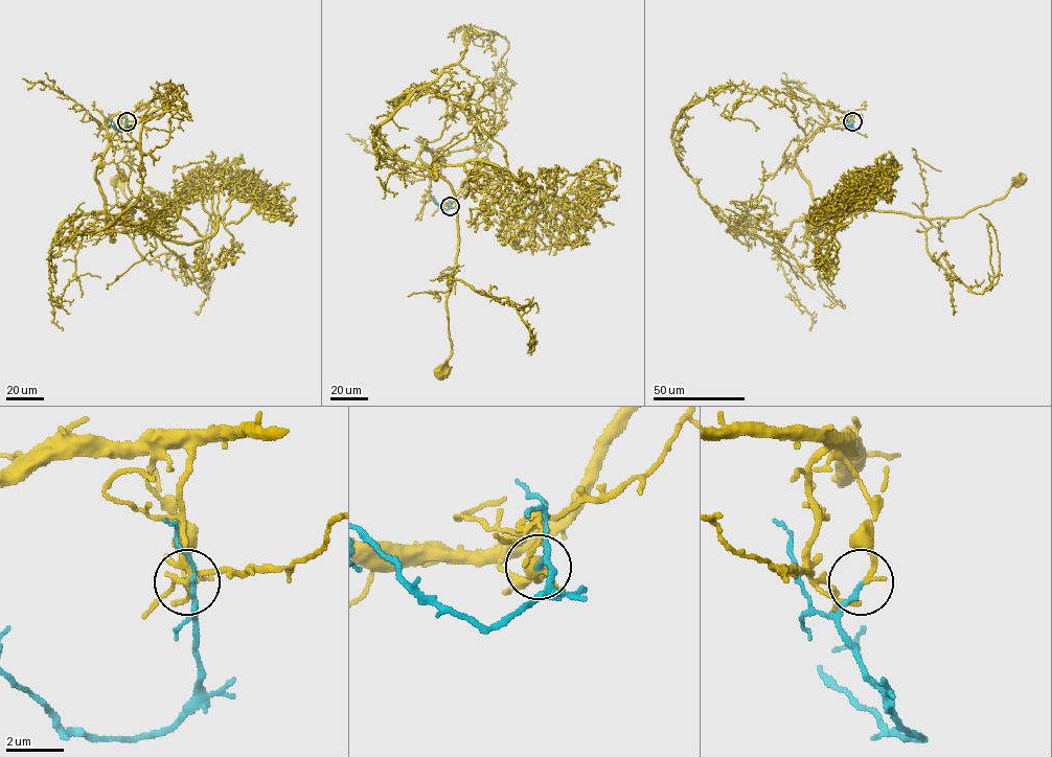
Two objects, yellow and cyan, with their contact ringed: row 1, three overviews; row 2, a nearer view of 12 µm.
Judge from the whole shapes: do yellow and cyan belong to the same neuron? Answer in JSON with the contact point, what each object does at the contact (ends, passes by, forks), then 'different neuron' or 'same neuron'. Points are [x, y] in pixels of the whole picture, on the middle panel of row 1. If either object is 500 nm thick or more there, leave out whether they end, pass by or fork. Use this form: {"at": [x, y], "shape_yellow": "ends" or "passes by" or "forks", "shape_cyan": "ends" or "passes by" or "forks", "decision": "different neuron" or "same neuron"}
{"at": [450, 206], "shape_yellow": "passes by", "shape_cyan": "ends", "decision": "same neuron"}

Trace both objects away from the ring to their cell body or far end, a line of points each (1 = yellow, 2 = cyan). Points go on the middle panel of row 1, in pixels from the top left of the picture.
1: (450, 206), (431, 197), (433, 155), (424, 148), (419, 159), (449, 184), (457, 212), (451, 354), (440, 373)
2: (450, 205), (444, 209), (432, 198)

